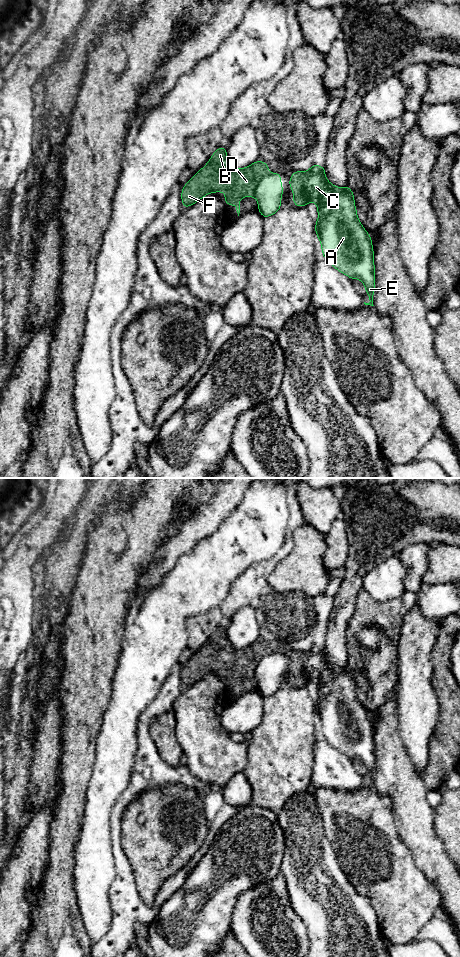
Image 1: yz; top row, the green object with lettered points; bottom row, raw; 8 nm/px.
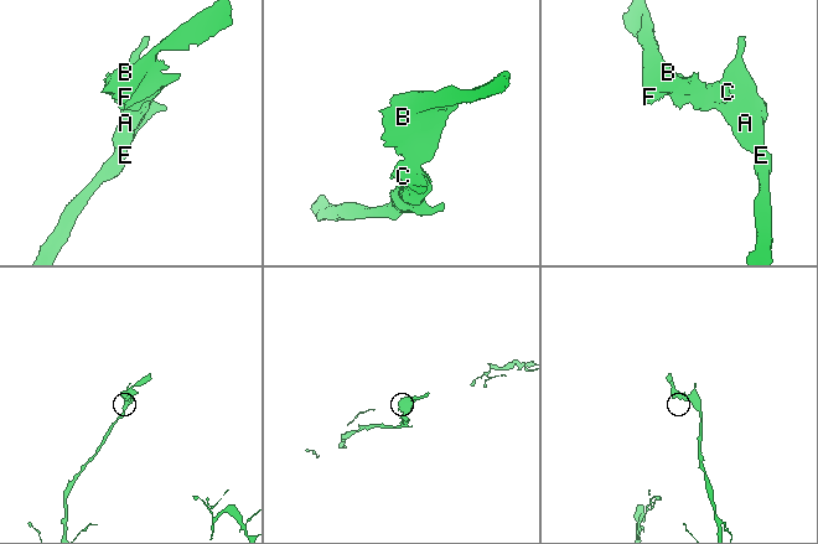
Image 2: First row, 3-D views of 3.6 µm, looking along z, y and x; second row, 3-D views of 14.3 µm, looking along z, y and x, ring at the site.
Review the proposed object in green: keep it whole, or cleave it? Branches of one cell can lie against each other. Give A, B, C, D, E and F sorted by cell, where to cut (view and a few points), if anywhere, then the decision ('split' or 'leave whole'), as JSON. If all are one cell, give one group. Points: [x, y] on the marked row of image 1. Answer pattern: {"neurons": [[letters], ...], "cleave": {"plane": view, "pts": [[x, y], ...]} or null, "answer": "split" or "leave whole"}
{"neurons": [["A", "C", "E"], ["B", "D", "F"]], "cleave": {"plane": "yz", "pts": [[306, 172], [307, 179], [303, 196], [308, 201]]}, "answer": "split"}

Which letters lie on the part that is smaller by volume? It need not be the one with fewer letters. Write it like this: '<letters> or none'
B, D, F

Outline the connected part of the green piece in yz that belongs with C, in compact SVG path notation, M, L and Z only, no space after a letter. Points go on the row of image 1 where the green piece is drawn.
M312 163L307 174L303 196L308 202L317 204L318 220L315 222L315 232L321 242L324 259L351 280L360 279L370 300L364 304L374 306L375 265L372 238L358 219L353 191L348 184L344 188L331 184L325 176L324 165Z

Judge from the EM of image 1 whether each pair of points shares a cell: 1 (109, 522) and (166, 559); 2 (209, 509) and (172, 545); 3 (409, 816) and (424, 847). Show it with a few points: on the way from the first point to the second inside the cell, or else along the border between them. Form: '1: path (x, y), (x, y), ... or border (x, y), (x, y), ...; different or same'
1: border (172, 536), (157, 548), (153, 559), (140, 570); different
2: path (202, 519), (182, 539); same
3: path (414, 824), (421, 839); same

